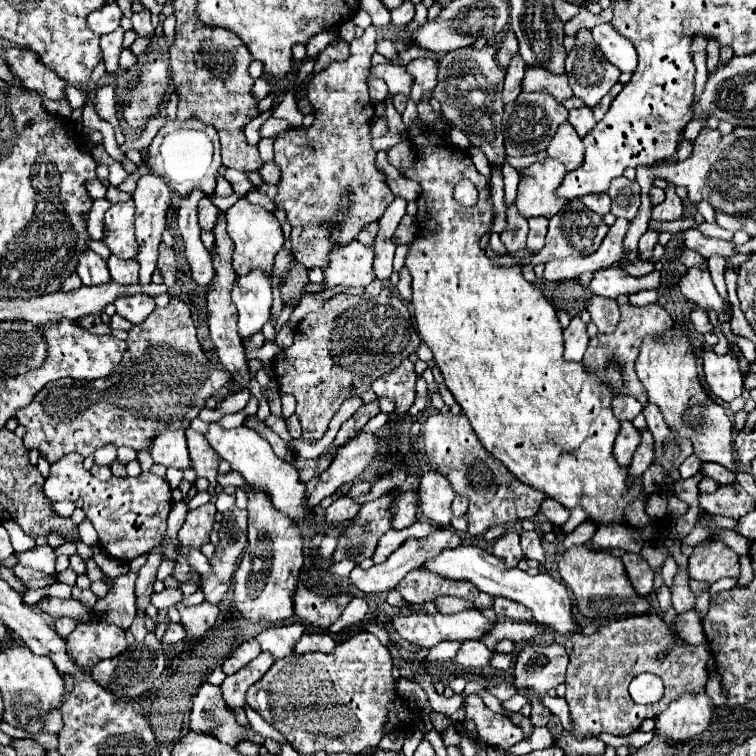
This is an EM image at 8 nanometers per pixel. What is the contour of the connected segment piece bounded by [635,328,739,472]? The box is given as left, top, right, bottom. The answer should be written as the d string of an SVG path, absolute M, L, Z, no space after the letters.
M679 328L665 338L665 342L655 342L647 338L635 362L635 372L643 382L649 402L657 404L669 430L681 438L693 442L693 454L703 462L717 462L731 472L739 470L739 462L733 450L733 422L725 406L717 404L701 386L697 360L689 350L689 344Z

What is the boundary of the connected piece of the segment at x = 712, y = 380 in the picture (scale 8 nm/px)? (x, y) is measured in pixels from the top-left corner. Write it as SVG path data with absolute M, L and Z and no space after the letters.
M713 350L703 352L703 372L711 392L723 400L731 402L741 396L743 390L743 374L739 370L739 362L731 354L717 356Z

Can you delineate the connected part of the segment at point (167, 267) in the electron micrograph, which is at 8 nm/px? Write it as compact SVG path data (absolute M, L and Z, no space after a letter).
M167 244L159 246L159 262L157 262L157 270L163 274L165 284L171 288L175 284L175 272L177 272L177 262L175 262L175 252L173 248L169 248Z

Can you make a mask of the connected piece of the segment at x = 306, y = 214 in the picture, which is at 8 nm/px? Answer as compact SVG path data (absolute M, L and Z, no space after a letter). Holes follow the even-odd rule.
M371 24L365 28L365 34L361 38L355 38L351 42L351 56L345 60L345 62L333 62L329 68L325 68L325 72L317 74L313 80L309 80L307 85L307 97L313 108L315 108L315 122L309 126L309 128L287 128L283 130L279 136L275 136L275 158L273 162L279 166L281 170L281 180L277 182L277 196L275 196L275 206L285 210L287 214L287 222L293 226L291 230L291 248L293 248L293 256L295 260L299 260L305 268L313 268L313 266L321 266L325 268L329 264L329 254L335 250L335 248L341 248L341 246L347 246L349 242L357 240L357 234L371 222L379 222L383 212L387 210L387 206L393 202L393 192L385 180L385 174L377 168L375 164L375 158L377 158L377 150L371 146L371 120L373 120L373 104L371 104L371 98L369 98L369 90L367 90L367 78L369 78L369 66L371 66L371 56L375 52L375 46L377 46L377 28ZM319 90L323 90L325 94L317 94Z

